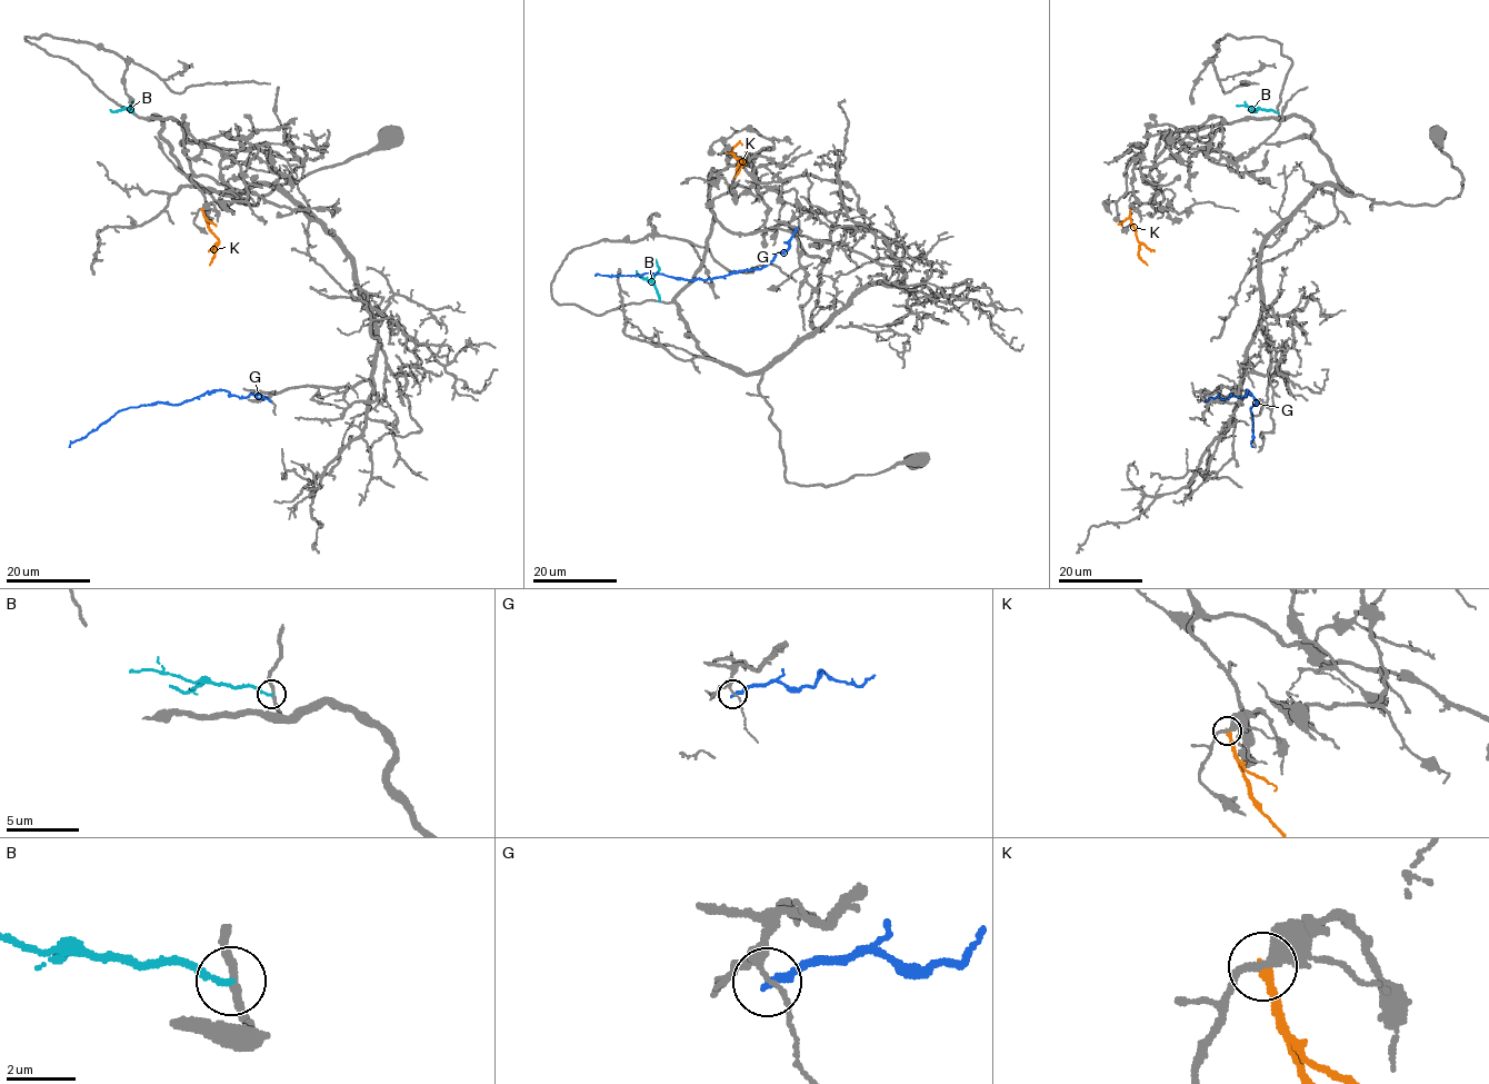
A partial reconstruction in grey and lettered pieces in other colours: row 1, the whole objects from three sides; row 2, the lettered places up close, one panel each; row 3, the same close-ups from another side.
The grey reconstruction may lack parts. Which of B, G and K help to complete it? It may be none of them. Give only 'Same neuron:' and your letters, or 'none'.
Same neuron: none

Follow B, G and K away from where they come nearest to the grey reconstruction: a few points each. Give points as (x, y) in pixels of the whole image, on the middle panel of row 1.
B: (659, 300), (652, 280), (658, 270), (655, 259)
G: (796, 228), (788, 247), (763, 267), (725, 276), (683, 279), (645, 274), (596, 275)
K: (728, 153), (745, 160), (736, 170)

